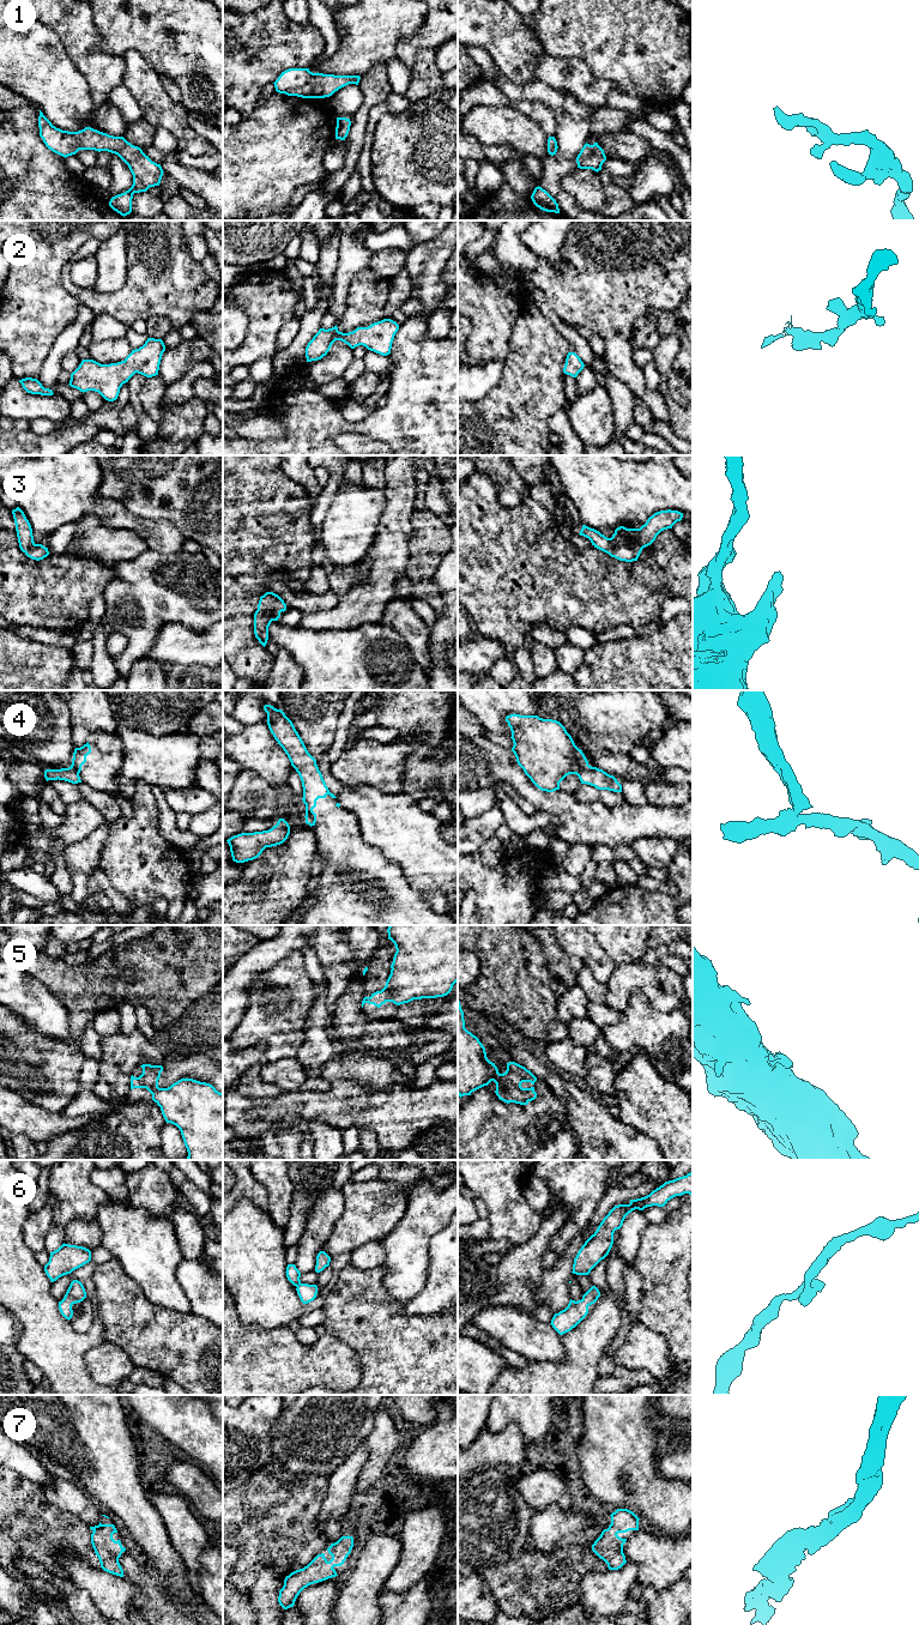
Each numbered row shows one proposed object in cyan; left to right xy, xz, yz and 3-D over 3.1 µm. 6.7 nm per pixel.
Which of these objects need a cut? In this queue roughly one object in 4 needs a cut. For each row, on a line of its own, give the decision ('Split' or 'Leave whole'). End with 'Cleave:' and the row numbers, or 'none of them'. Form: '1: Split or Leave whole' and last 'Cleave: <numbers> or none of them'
1: Leave whole
2: Leave whole
3: Leave whole
4: Split
5: Split
6: Leave whole
7: Leave whole
Cleave: 4, 5

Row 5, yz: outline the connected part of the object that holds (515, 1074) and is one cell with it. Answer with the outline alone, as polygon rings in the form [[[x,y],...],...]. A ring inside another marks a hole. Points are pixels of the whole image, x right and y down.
[[[509,1062],[507,1063],[507,1070],[503,1074],[497,1073],[495,1076],[496,1093],[506,1088],[507,1086],[512,1086],[522,1092],[532,1092],[537,1097],[537,1093],[534,1092],[533,1086],[531,1088],[521,1087],[522,1082],[531,1082],[532,1085],[534,1085],[536,1081],[537,1081],[537,1077],[525,1067],[515,1062]]]

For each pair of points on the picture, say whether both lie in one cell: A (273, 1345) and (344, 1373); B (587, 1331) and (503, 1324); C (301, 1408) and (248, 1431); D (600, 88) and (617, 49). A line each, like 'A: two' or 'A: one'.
A: one
B: two
C: two
D: two

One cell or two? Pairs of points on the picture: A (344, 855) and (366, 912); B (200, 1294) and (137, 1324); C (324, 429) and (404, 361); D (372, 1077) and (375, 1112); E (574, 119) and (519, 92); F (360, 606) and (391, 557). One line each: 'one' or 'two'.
A: one
B: two
C: one
D: two
E: one
F: one

